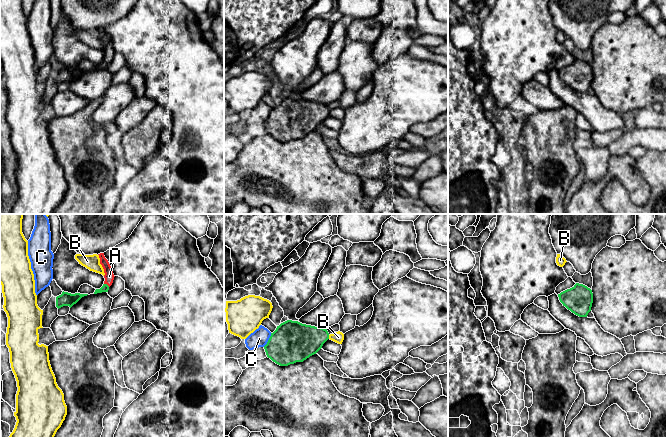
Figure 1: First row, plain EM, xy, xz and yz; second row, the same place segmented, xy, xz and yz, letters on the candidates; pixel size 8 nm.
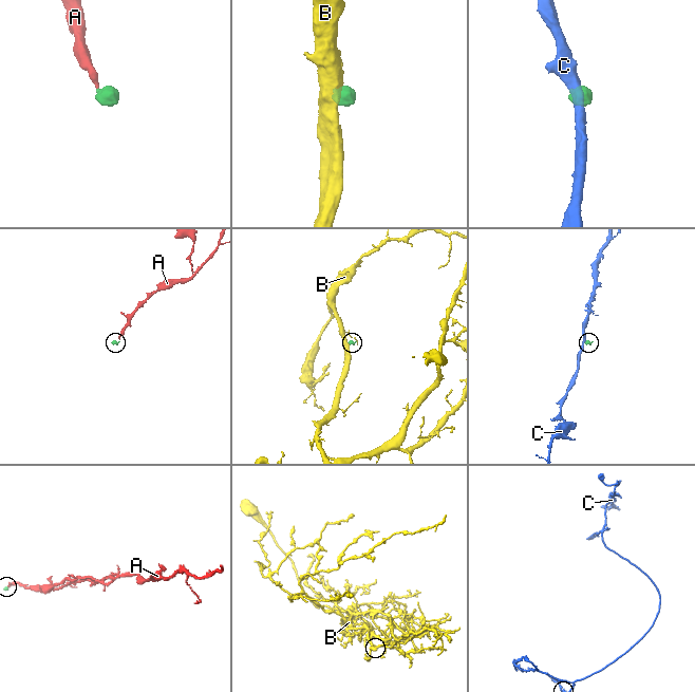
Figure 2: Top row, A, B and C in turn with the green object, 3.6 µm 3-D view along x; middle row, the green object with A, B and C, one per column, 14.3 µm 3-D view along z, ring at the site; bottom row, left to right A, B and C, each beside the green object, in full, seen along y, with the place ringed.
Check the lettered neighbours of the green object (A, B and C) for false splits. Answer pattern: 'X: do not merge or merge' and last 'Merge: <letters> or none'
A: merge
B: do not merge
C: do not merge
Merge: A

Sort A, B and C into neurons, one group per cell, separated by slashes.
A / B / C

